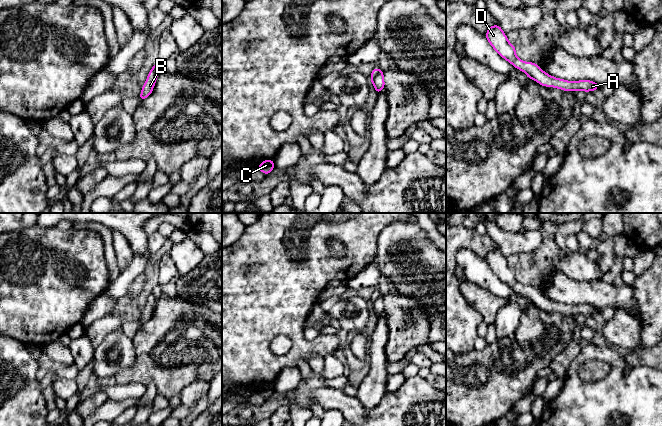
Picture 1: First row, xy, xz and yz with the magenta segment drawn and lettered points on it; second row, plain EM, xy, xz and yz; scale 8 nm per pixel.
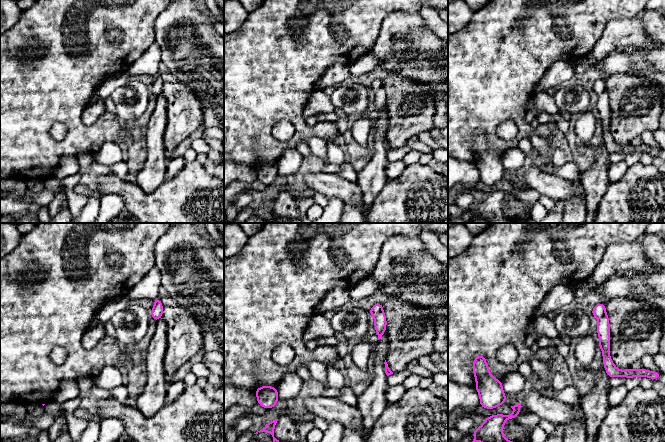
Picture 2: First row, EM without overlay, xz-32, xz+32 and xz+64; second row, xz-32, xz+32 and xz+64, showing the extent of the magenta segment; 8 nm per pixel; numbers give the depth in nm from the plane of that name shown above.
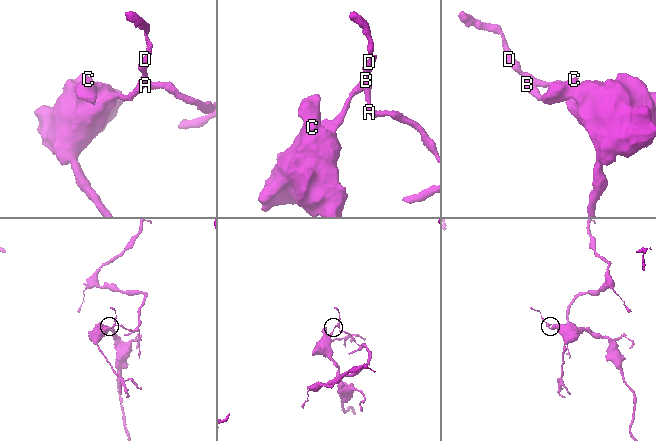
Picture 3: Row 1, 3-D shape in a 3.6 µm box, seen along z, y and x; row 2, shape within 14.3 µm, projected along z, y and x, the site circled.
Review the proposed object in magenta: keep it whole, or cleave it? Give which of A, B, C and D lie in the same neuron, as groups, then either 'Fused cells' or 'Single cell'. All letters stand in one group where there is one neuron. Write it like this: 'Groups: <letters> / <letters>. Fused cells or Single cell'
Groups: A D / B C. Fused cells

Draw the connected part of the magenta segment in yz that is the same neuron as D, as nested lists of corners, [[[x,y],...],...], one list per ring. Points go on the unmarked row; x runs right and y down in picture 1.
[[[499,248],[490,250],[485,258],[485,261],[493,273],[503,283],[507,284],[518,294],[521,294],[529,299],[542,310],[554,311],[563,315],[585,316],[594,316],[600,311],[597,306],[590,304],[567,305],[559,303],[544,296],[536,287],[522,285],[516,280],[516,271],[508,265],[506,258],[503,256]]]

